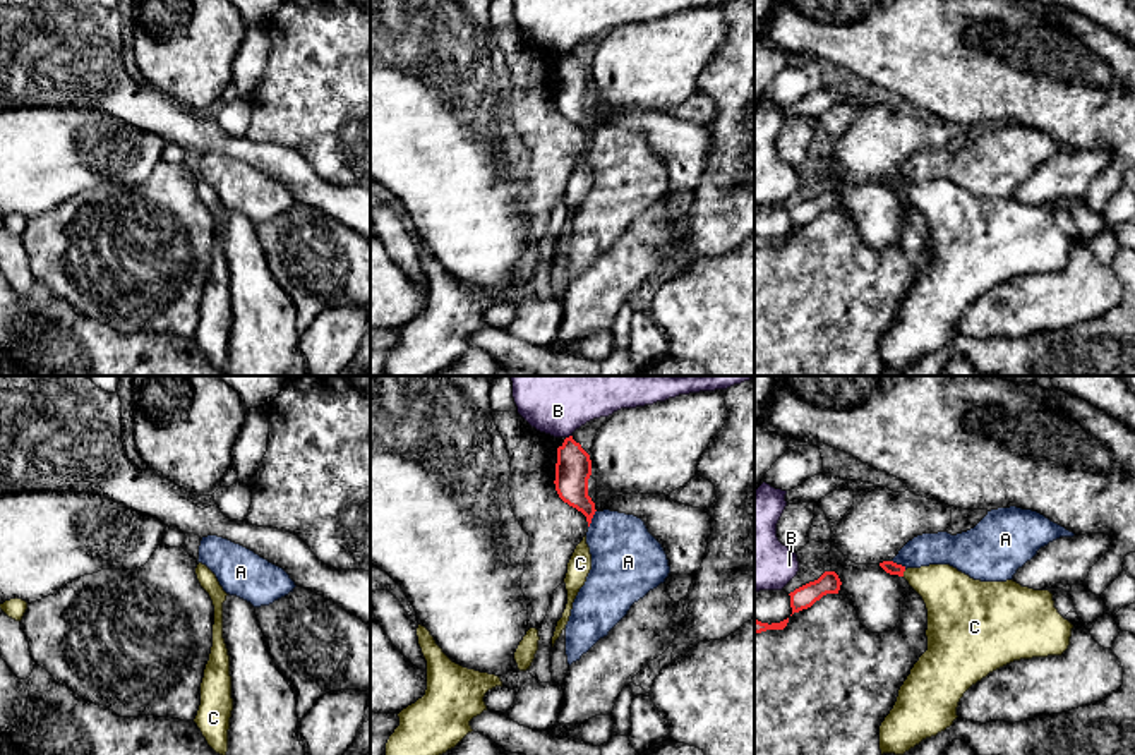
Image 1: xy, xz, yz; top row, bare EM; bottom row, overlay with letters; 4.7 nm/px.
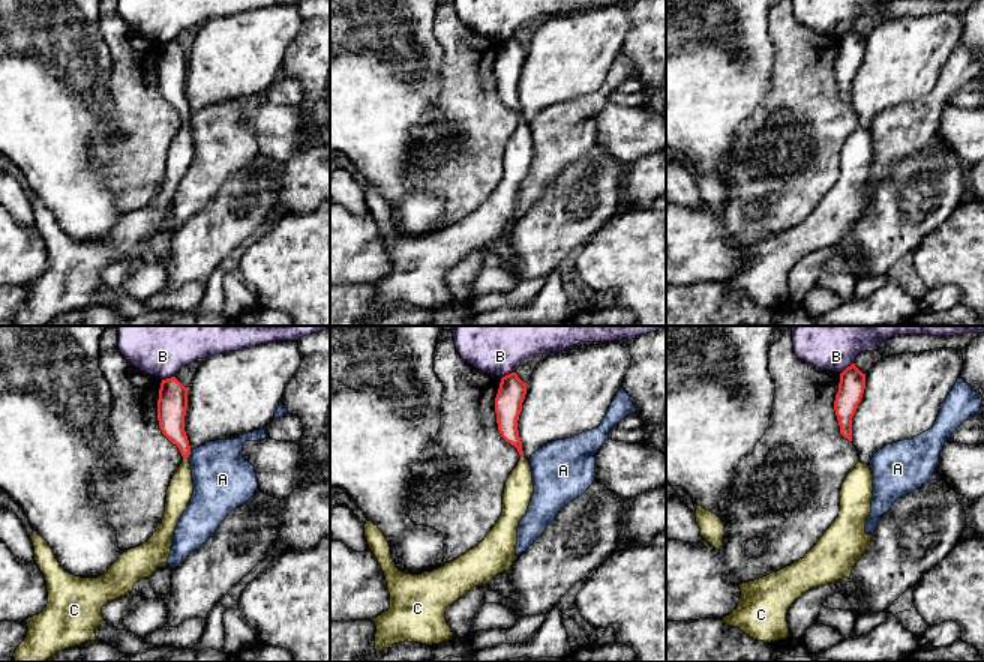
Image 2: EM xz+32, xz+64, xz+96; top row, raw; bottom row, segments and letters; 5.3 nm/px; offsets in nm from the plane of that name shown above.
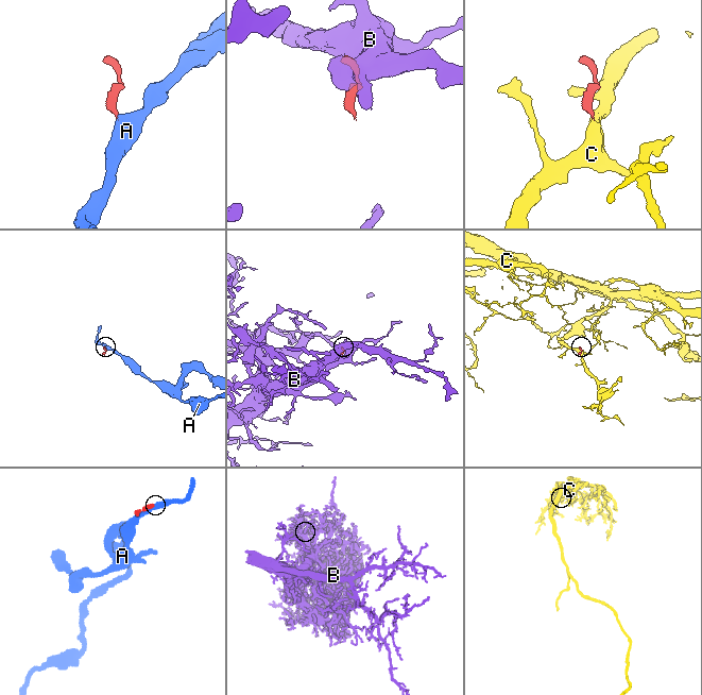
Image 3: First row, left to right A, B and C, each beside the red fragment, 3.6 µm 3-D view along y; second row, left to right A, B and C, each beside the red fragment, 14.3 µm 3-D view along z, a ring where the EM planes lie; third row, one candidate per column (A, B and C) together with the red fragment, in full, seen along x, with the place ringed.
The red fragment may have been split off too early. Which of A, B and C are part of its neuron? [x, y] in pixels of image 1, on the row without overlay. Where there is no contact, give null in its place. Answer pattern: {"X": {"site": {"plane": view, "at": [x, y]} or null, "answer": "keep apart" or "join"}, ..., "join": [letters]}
{"A": {"site": {"plane": "xz", "at": [592, 132]}, "answer": "keep apart"}, "B": {"site": {"plane": "xz", "at": [570, 52]}, "answer": "keep apart"}, "C": {"site": {"plane": "yz", "at": [902, 189]}, "answer": "join"}, "join": ["C"]}

